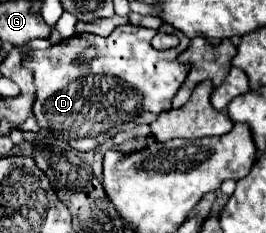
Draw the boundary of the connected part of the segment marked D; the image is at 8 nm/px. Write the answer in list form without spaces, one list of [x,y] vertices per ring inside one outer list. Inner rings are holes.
[[[124,24],[118,26],[108,38],[96,34],[76,34],[48,50],[34,50],[32,58],[26,62],[26,68],[34,72],[34,86],[36,86],[36,100],[34,100],[34,116],[40,128],[48,128],[54,138],[68,142],[76,150],[94,150],[100,146],[102,140],[114,138],[122,130],[132,130],[138,124],[152,124],[160,112],[172,108],[172,98],[176,96],[178,88],[188,76],[188,66],[178,62],[178,54],[188,48],[190,40],[184,34],[180,36],[180,46],[170,50],[156,50],[152,48],[150,40],[154,34],[162,30],[170,30],[172,26],[162,24],[158,30],[142,28]],[[88,46],[98,48],[98,56],[92,60],[80,60],[82,52]]]

